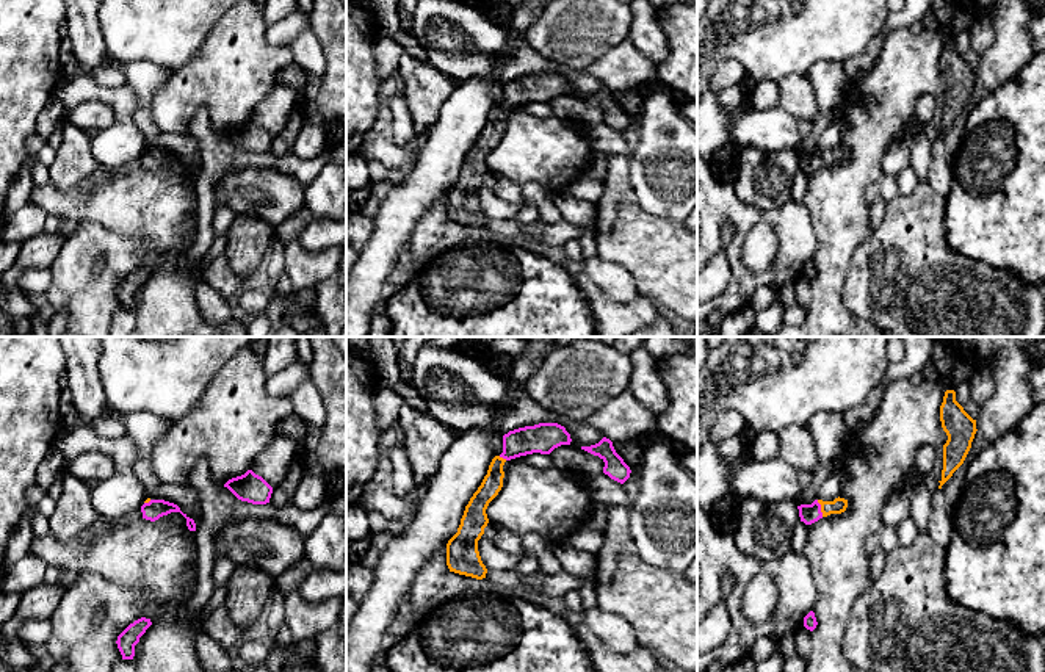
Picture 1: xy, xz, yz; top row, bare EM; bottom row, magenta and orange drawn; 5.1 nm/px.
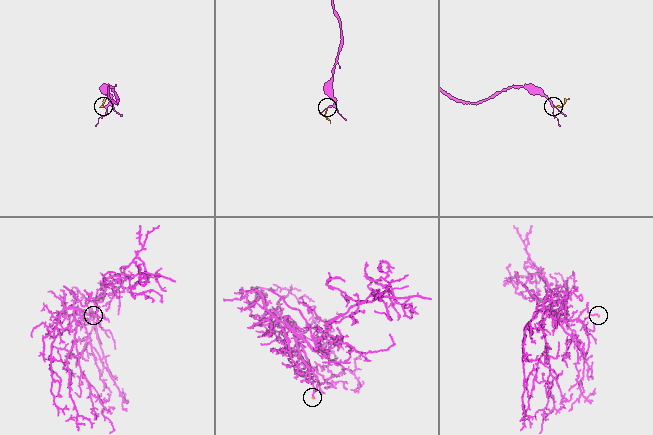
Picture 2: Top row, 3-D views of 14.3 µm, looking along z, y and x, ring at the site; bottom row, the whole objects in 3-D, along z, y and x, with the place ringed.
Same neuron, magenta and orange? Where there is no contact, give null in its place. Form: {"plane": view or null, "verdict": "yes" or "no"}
{"plane": "yz", "verdict": "yes"}

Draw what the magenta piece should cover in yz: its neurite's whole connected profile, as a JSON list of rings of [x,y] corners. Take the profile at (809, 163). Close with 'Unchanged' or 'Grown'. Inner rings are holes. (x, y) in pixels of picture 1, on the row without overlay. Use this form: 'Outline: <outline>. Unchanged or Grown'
Outline: [[[840,146],[835,147],[833,150],[815,149],[812,154],[797,155],[801,171],[804,171],[805,174],[812,174],[830,163],[841,163],[846,160],[846,157],[848,157],[848,149]]]. Grown

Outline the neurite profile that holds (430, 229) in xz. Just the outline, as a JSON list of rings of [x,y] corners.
[[[445,193],[426,210],[410,235],[409,255],[418,269],[431,260],[432,249],[442,238],[448,221]]]

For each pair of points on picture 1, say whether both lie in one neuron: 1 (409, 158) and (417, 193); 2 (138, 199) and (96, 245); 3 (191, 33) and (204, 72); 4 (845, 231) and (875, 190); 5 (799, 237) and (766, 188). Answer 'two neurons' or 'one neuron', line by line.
1: two neurons
2: two neurons
3: two neurons
4: two neurons
5: two neurons

